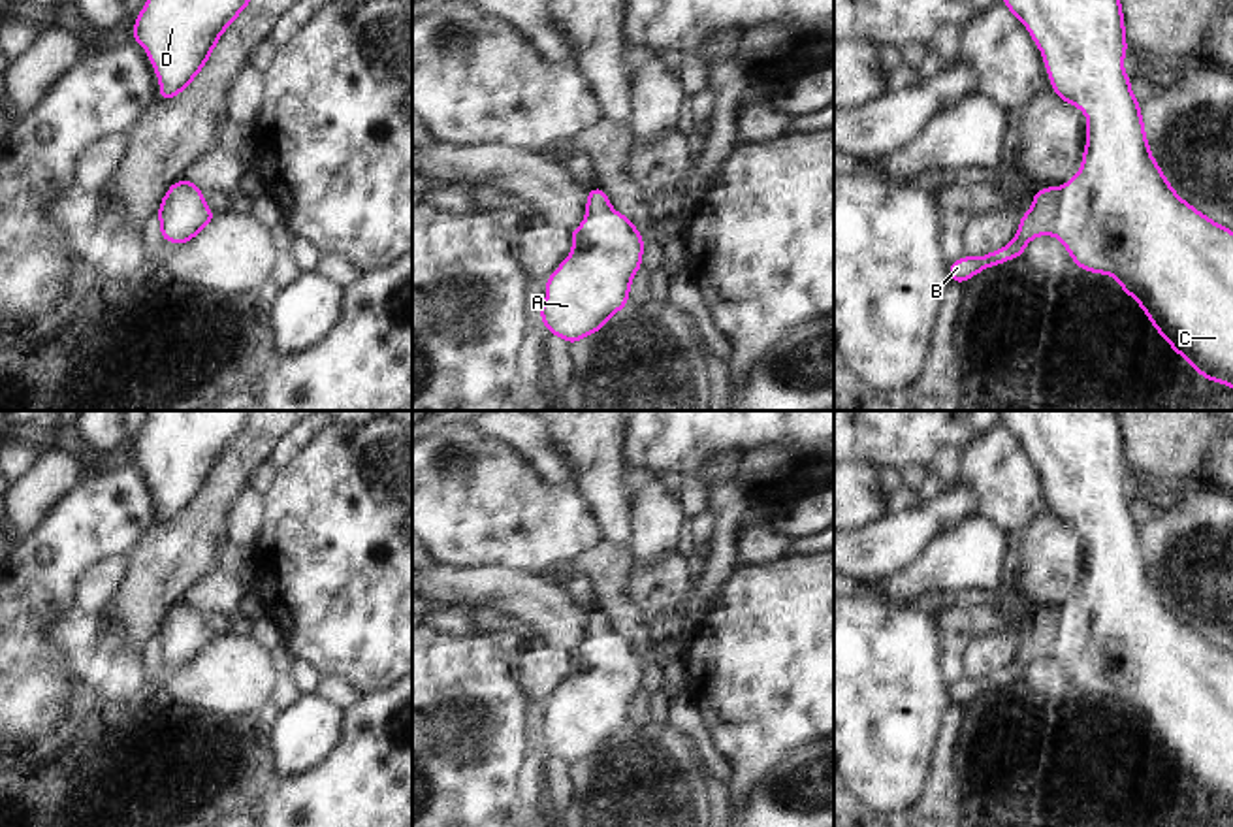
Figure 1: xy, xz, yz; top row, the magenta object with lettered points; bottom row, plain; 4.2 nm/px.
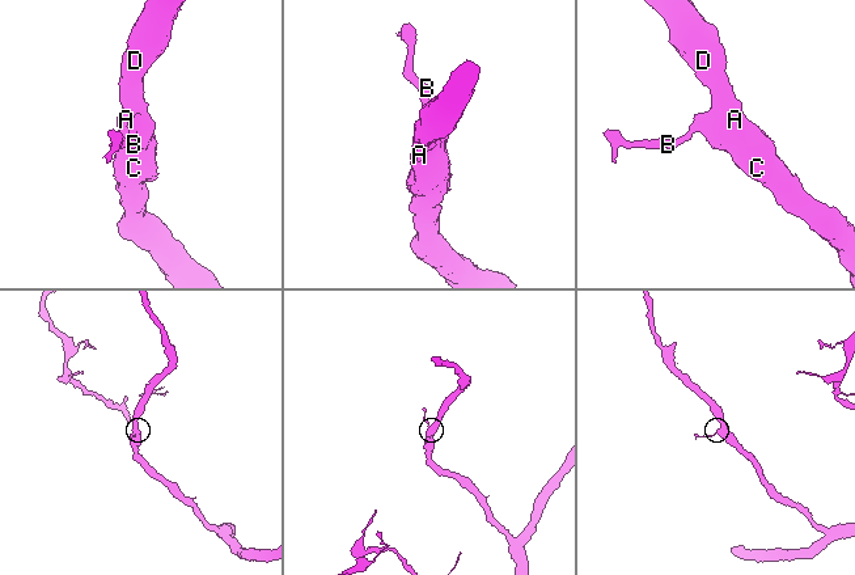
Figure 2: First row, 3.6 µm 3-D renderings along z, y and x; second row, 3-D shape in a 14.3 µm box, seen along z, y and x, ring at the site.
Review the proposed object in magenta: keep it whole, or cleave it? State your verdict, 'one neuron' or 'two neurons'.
one neuron

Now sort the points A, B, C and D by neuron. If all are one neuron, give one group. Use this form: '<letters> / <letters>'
A B C D

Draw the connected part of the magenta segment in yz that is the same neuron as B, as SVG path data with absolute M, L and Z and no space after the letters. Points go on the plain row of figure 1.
M1001 411L1001 424L1024 445L1039 469L1052 514L1086 537L1086 569L1075 599L1064 608L1033 614L1032 631L1020 637L1018 654L1009 667L985 678L962 678L949 688L949 701L962 706L986 689L1024 678L1033 659L1056 657L1075 688L1114 699L1120 710L1141 727L1156 754L1201 799L1233 810L1233 652L1216 646L1184 624L1150 575L1141 526L1124 494L1128 463L1118 411Z

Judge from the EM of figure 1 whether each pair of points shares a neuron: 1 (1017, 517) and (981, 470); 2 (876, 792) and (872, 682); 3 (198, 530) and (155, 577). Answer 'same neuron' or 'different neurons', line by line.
1: same neuron
2: same neuron
3: same neuron

